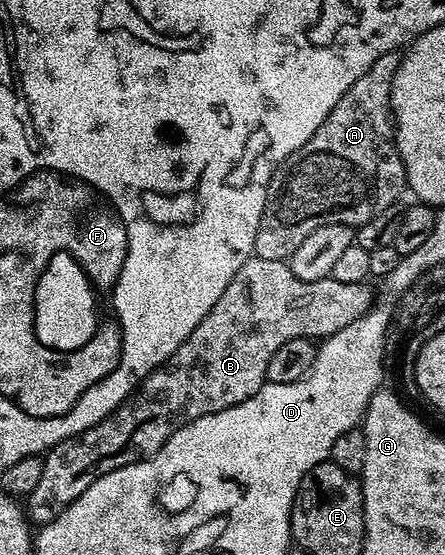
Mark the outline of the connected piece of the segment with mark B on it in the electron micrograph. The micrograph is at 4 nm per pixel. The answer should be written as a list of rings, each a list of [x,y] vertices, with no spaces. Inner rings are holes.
[[[258,257],[247,259],[245,265],[241,265],[241,269],[237,269],[237,277],[233,277],[233,281],[229,281],[229,289],[225,289],[225,293],[221,293],[217,305],[213,305],[213,309],[209,309],[209,313],[203,318],[201,325],[197,325],[197,329],[193,329],[193,333],[189,333],[189,337],[185,337],[185,341],[181,346],[156,371],[149,373],[143,378],[143,382],[139,384],[137,390],[112,415],[105,417],[97,425],[85,429],[81,434],[75,435],[72,439],[61,441],[42,456],[43,468],[41,469],[41,481],[37,481],[37,489],[33,489],[33,493],[26,496],[25,499],[25,511],[29,516],[30,522],[35,525],[46,525],[53,522],[56,515],[64,507],[68,507],[74,499],[81,497],[81,493],[85,493],[85,489],[89,489],[89,485],[93,485],[93,481],[97,481],[97,477],[101,477],[105,473],[113,473],[113,469],[121,469],[125,465],[135,463],[139,459],[150,457],[153,453],[157,453],[161,449],[161,445],[165,445],[165,441],[169,441],[169,437],[173,433],[177,433],[177,429],[181,429],[189,421],[197,421],[197,417],[212,415],[221,409],[229,409],[233,405],[237,405],[241,401],[253,397],[262,389],[264,383],[267,382],[269,361],[278,347],[285,345],[285,341],[293,341],[293,337],[319,341],[326,336],[337,333],[341,329],[345,329],[345,325],[353,325],[353,321],[357,321],[373,306],[373,298],[371,299],[369,288],[370,286],[367,283],[346,283],[345,281],[337,281],[332,278],[325,278],[321,281],[301,281],[301,277],[293,277],[293,269],[290,262],[269,261],[268,259]]]

